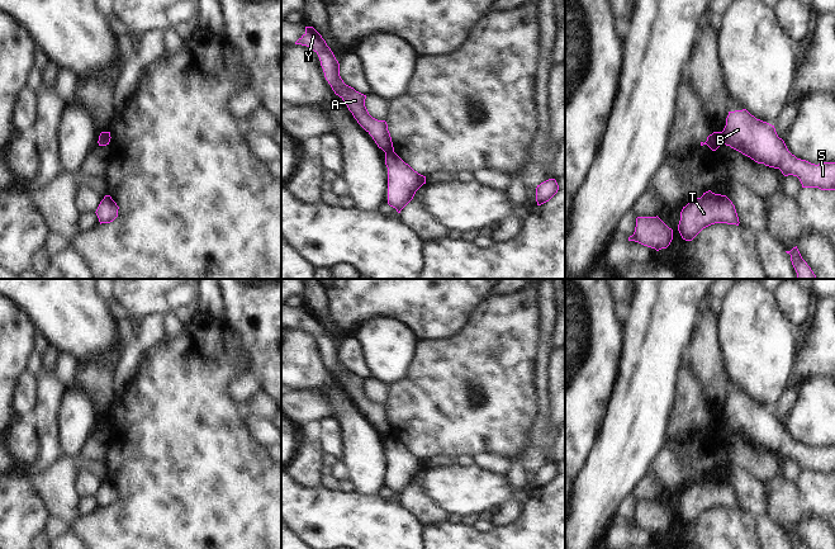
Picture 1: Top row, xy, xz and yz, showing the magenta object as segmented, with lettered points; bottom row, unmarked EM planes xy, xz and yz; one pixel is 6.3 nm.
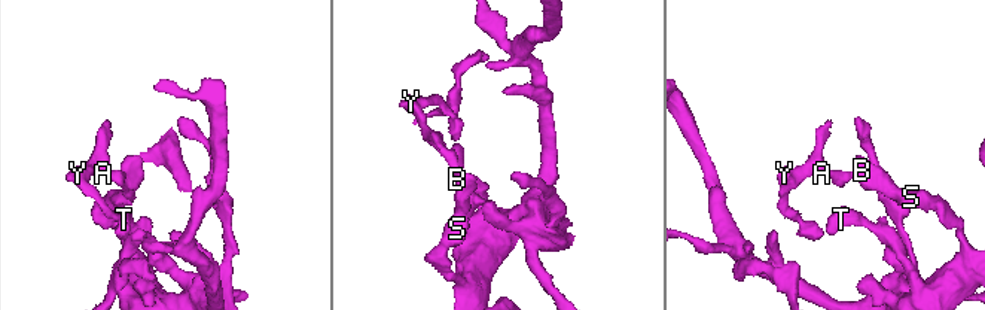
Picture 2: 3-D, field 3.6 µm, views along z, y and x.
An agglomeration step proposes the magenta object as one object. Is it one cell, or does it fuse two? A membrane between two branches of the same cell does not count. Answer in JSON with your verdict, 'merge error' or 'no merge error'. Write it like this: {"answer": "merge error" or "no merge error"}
{"answer": "merge error"}

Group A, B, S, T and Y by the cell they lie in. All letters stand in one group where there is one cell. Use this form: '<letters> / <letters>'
A Y / B S T

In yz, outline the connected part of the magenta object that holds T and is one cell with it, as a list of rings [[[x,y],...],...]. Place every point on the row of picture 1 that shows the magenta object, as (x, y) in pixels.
[[[711,190],[694,198],[680,212],[678,231],[683,240],[692,241],[703,228],[715,223],[739,226],[739,217],[732,202]]]

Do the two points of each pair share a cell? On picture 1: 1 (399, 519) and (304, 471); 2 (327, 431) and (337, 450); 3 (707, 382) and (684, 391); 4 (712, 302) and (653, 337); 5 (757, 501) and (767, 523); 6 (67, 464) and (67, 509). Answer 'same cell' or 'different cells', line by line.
1: different cells
2: same cell
3: different cells
4: different cells
5: different cells
6: same cell

